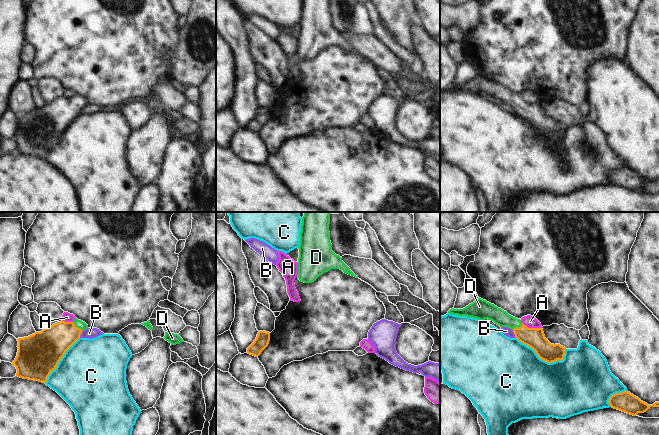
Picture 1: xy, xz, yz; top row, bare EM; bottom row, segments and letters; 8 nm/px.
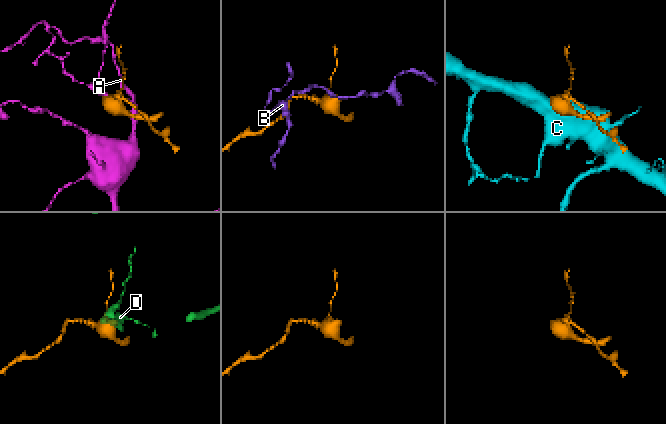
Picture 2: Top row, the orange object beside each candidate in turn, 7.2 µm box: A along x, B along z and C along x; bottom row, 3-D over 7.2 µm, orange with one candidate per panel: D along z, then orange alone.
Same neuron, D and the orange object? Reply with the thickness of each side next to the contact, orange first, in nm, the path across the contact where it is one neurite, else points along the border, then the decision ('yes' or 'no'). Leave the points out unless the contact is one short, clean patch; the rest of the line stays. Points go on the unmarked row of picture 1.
160/130 nm | across yz (534, 114), (525, 111), (517, 103), (491, 88) | yes

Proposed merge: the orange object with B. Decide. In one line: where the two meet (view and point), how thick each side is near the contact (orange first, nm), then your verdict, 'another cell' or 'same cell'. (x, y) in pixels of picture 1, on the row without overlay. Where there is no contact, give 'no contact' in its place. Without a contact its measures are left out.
xy (80, 110) | 260/80 nm | another cell

